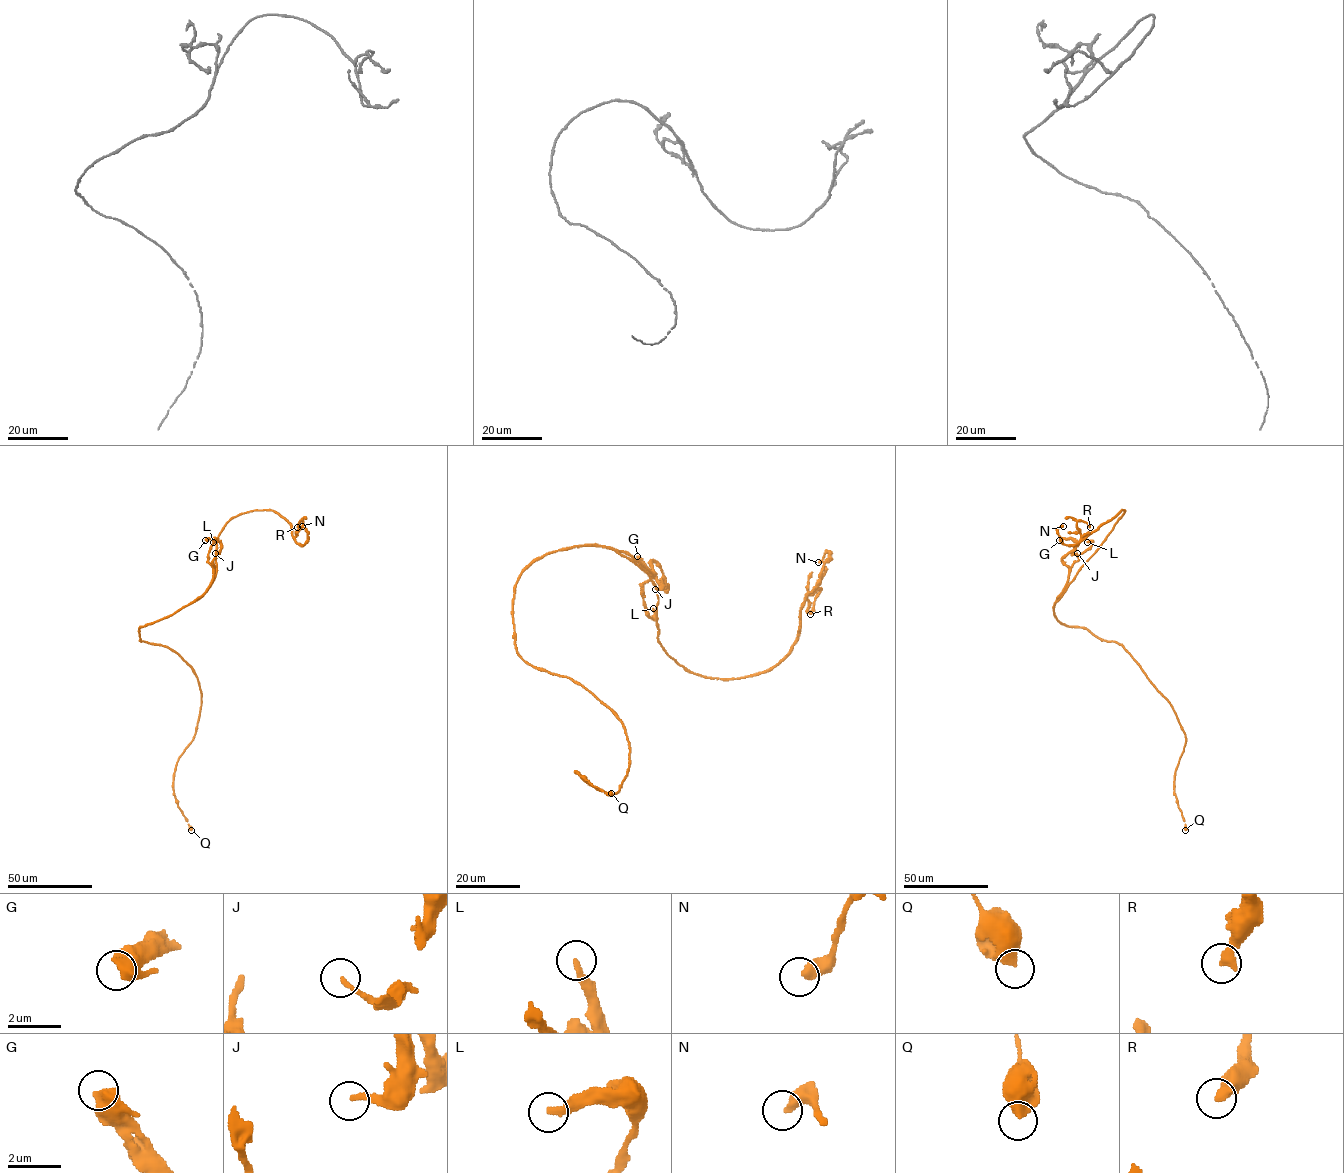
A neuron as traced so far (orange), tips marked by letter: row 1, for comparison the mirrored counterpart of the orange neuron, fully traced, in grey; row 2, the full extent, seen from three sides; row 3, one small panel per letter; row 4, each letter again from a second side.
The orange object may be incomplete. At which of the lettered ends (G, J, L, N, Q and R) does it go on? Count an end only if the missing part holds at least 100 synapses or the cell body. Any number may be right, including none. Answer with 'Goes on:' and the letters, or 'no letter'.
Goes on: no letter

